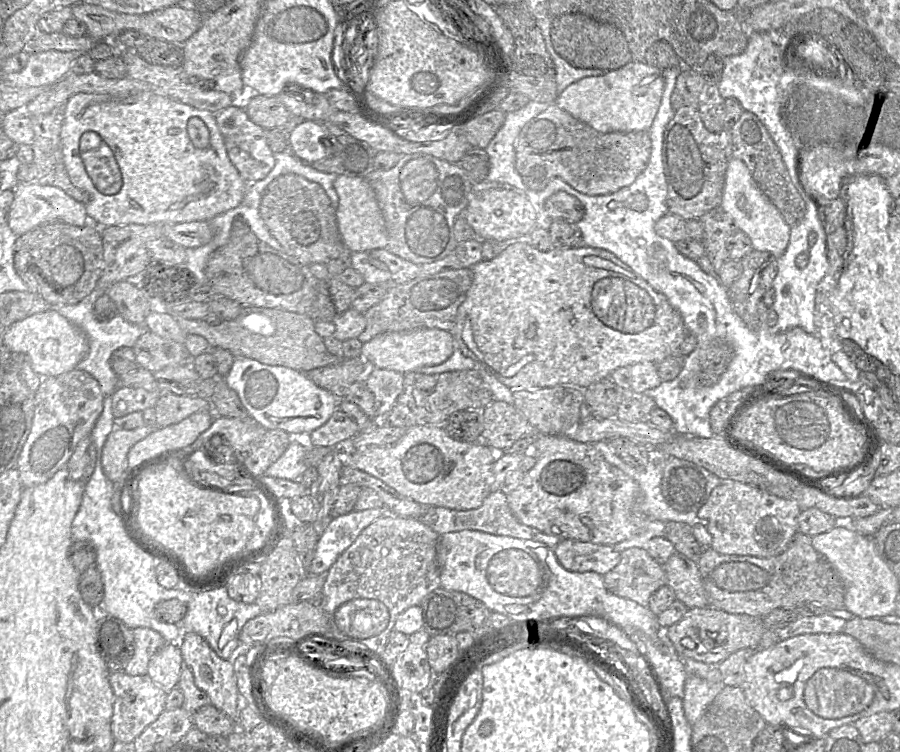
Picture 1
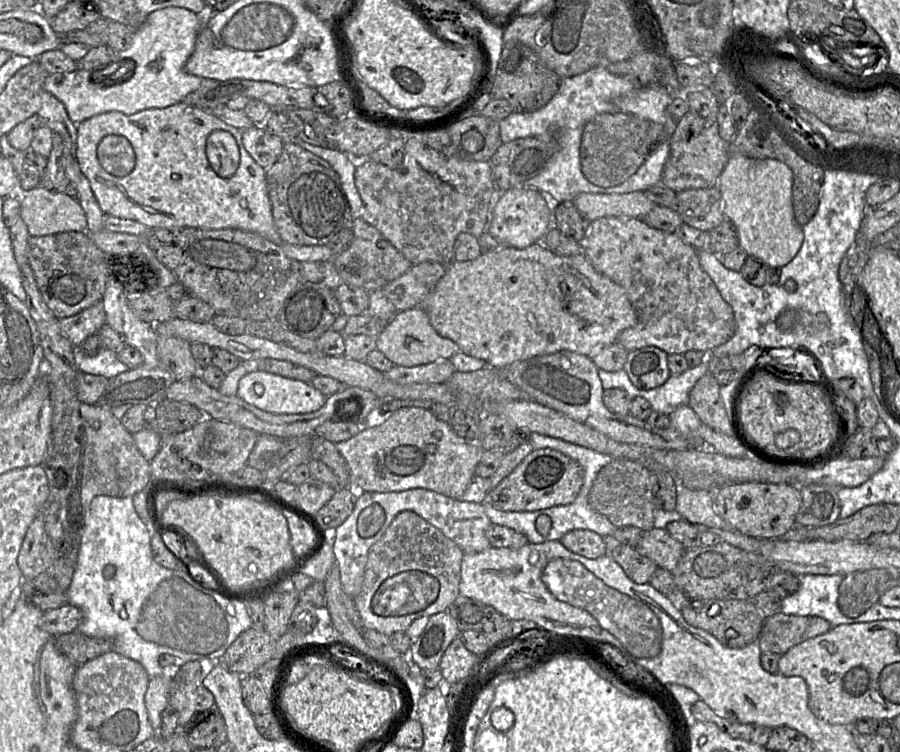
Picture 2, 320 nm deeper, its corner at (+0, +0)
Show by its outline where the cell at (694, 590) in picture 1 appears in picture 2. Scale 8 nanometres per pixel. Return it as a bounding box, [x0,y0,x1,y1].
[635,527,685,571]

